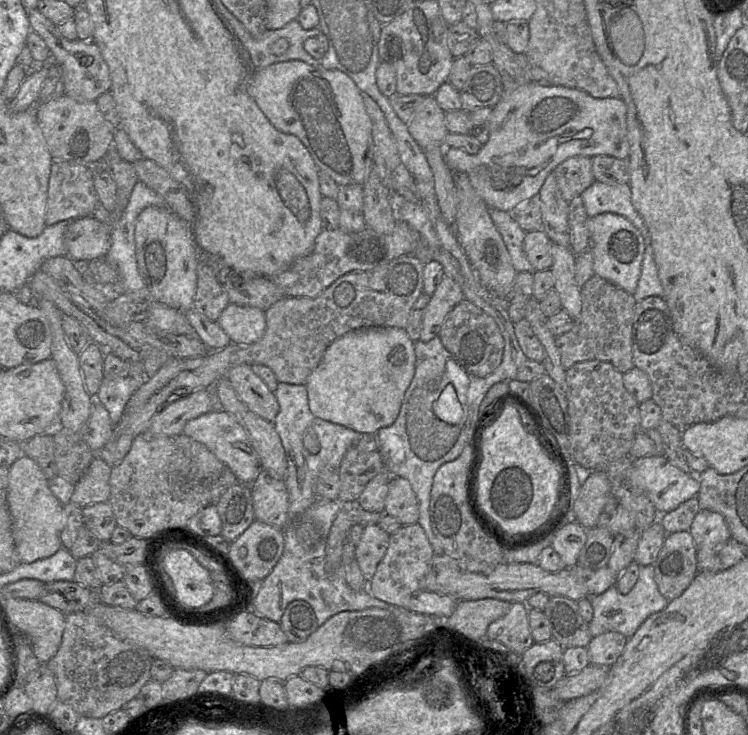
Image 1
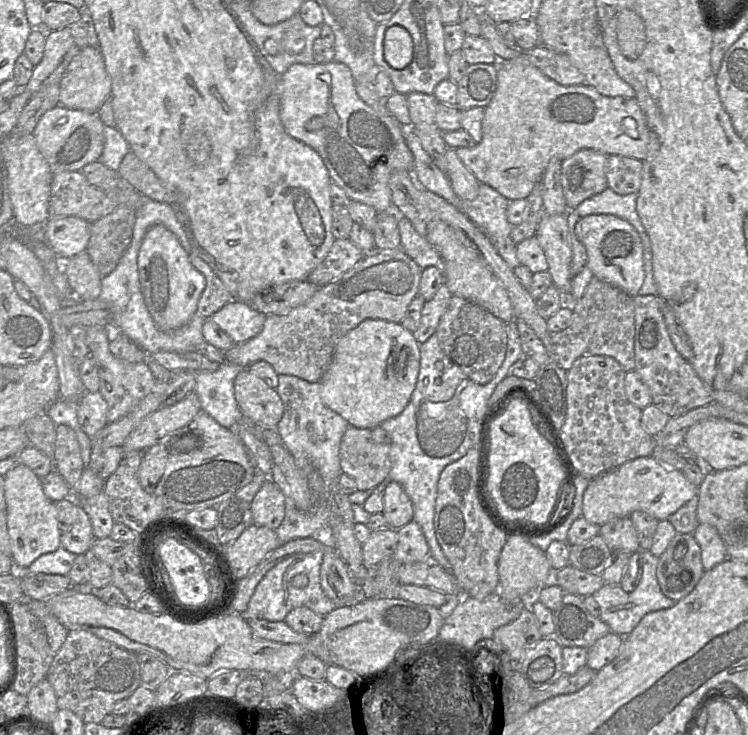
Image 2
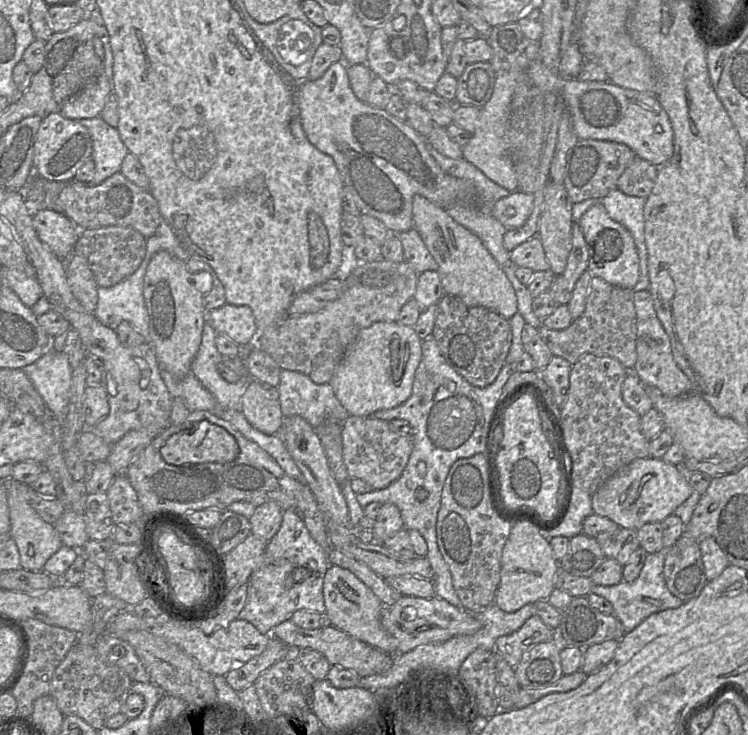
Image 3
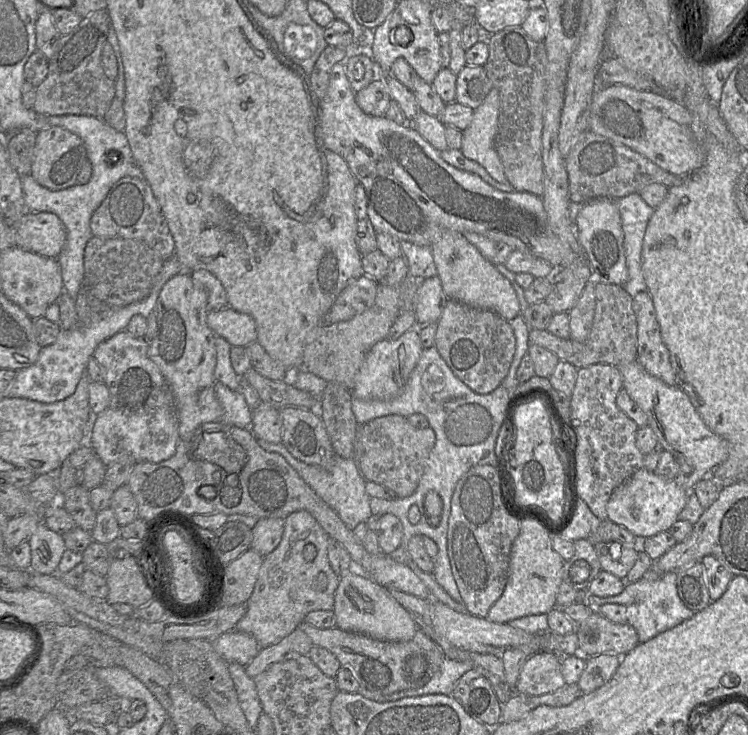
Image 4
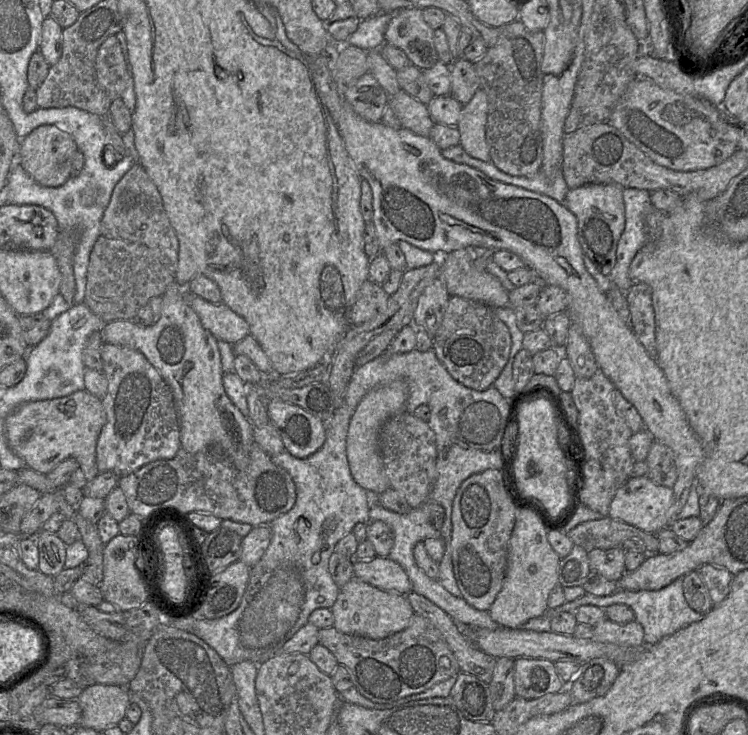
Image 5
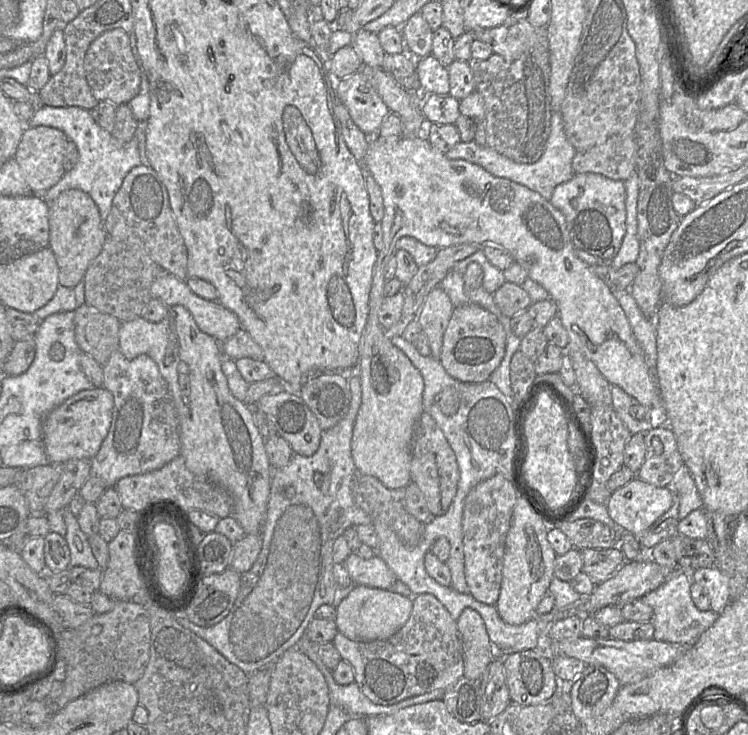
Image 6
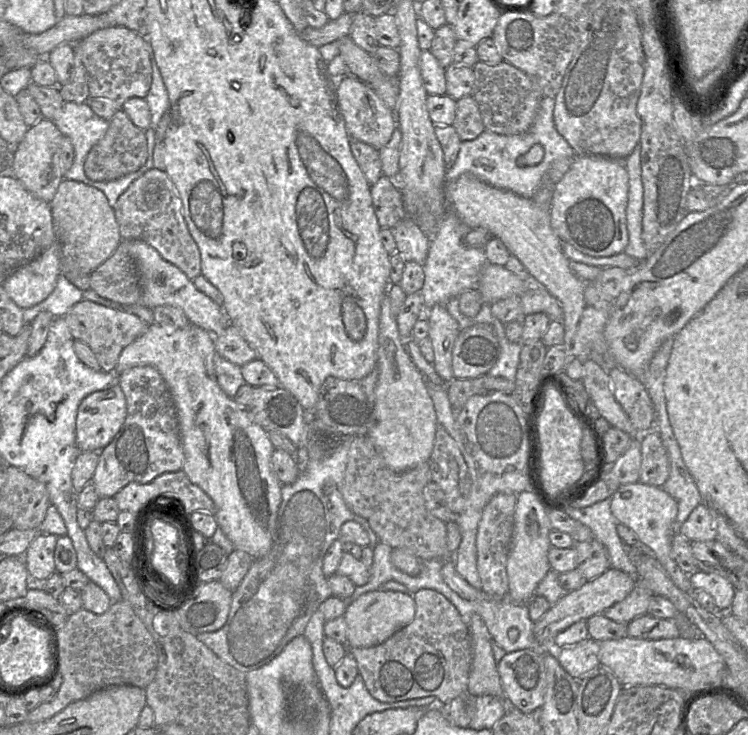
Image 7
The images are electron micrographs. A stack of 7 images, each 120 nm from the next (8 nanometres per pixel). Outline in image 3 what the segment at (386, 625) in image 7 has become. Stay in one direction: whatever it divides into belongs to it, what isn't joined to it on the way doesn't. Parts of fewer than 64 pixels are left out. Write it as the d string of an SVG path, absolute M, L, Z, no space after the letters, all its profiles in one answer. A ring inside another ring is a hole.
M330 565L323 582L325 613L331 625L340 631L386 653L397 653L398 641L381 624L384 604L351 571L338 565Z

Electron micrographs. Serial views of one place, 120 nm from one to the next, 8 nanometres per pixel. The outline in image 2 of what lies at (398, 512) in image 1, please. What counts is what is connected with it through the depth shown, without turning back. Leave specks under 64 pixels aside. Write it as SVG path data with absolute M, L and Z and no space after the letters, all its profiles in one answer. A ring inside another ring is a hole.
M395 481L386 484L383 491L382 513L393 529L399 529L413 520L413 506L403 487Z

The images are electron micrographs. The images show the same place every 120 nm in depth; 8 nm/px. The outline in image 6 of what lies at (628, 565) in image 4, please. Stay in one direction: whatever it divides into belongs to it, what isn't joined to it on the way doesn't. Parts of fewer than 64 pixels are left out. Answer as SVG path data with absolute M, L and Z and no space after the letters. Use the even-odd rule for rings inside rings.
M619 547L586 548L581 550L581 555L583 559L582 571L596 584L611 577L626 562Z

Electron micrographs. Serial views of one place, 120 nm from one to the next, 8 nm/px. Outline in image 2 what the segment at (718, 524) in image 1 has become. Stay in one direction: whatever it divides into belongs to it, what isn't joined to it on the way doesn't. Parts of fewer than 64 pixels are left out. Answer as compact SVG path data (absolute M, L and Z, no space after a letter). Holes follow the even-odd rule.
M699 523L693 535L700 546L701 560L705 571L712 569L728 557L725 544L714 526Z

